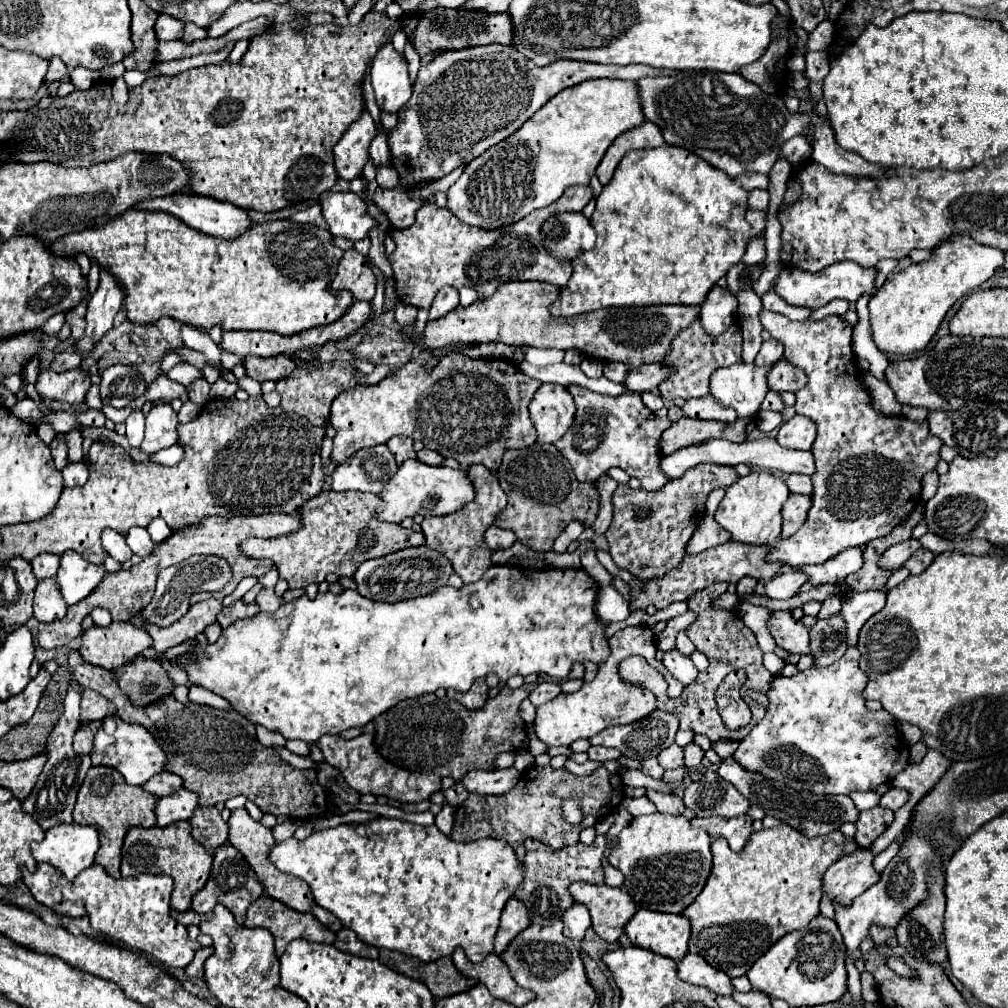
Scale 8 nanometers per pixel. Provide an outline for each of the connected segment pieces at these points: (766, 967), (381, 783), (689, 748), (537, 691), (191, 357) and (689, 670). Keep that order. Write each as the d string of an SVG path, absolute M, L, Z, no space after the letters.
M818 913L806 927L780 937L748 971L754 989L764 991L774 999L784 999L790 1007L822 1005L842 999L848 991L846 977L846 947L838 925Z
M364 733L364 735L350 739L350 741L342 739L338 735L324 735L324 739L318 741L318 747L322 749L326 763L330 763L334 769L338 769L342 773L342 777L346 779L346 783L352 785L354 791L358 791L360 795L372 793L372 795L384 795L388 799L402 801L402 803L418 803L418 801L424 801L432 793L442 789L442 779L438 775L410 773L410 771L404 771L402 767L388 763L376 751L374 735L376 733Z
M690 743L684 747L684 757L686 757L686 767L698 767L700 761L704 759L704 751L696 743Z
M542 681L542 683L538 683L538 685L534 687L534 691L530 693L530 697L528 697L528 699L530 699L536 707L540 707L540 705L544 705L544 703L552 701L558 693L560 693L560 685L558 685L558 683Z
M186 347L177 348L175 350L170 350L166 355L171 353L180 353L180 355L184 355L186 357L186 361L190 361L191 365L194 365L198 369L203 369L205 366L206 357L204 355L200 355L199 351L190 351L190 349L186 349Z
M678 649L666 651L662 663L664 663L664 667L666 667L684 687L688 687L688 685L696 679L696 675L698 675L698 671L696 671L694 663L690 661L690 657L682 655Z

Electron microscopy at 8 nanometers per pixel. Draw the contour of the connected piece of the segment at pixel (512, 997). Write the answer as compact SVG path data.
M458 947L452 953L452 963L464 977L476 977L480 983L488 987L488 991L496 997L502 999L514 1007L522 1007L524 1003L534 999L534 993L530 989L520 987L512 975L508 973L508 967L500 961L496 953L490 953L482 963L474 965L466 959L464 951Z

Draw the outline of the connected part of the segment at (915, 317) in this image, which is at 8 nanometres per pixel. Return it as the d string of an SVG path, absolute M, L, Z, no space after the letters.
M956 235L956 239L946 239L940 247L932 249L932 257L922 263L912 263L904 271L894 273L876 291L870 307L870 325L876 347L890 353L916 353L924 349L932 335L936 333L946 311L964 295L978 289L994 271L1004 263L1004 251L968 239L966 235Z

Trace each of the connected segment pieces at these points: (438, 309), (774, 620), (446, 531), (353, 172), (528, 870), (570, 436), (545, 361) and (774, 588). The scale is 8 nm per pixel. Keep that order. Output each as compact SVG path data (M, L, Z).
M442 287L436 293L436 299L434 299L432 307L430 307L430 319L440 319L448 311L452 311L456 305L460 305L458 291L454 287Z
M776 611L768 621L770 633L776 639L776 645L792 655L812 655L810 653L810 635L802 621L794 621L790 611Z
M470 465L466 469L466 475L470 483L474 485L476 499L472 503L466 503L460 511L452 515L442 515L442 517L426 517L420 527L426 537L426 545L434 551L440 551L444 557L450 559L454 571L462 577L464 583L474 583L482 579L484 571L492 565L492 551L484 543L484 531L494 525L496 515L504 511L506 507L506 493L500 489L498 477L488 471L484 465Z
M364 109L364 115L360 115L360 119L356 119L356 123L348 127L344 137L334 147L334 163L340 179L352 181L360 177L374 135L376 135L374 119Z
M598 835L592 845L576 843L572 847L552 849L540 841L526 839L526 859L524 859L524 881L516 889L514 897L524 901L528 907L528 915L532 923L538 925L550 925L554 919L560 919L560 915L572 905L572 895L568 891L568 885L572 881L588 881L588 883L604 883L604 871L602 871L602 857L608 847L606 835Z
M568 385L576 403L576 423L556 443L560 453L570 461L576 479L596 481L610 467L624 469L630 477L640 479L642 489L658 491L670 479L660 471L660 435L672 425L668 417L658 417L640 399L638 393L622 393L618 397L600 395L580 385Z
M526 349L524 359L532 365L552 365L552 363L562 363L564 351L560 351L560 349Z
M790 569L770 579L766 583L766 593L772 599L790 599L800 591L804 583L808 583L808 577L800 569Z

